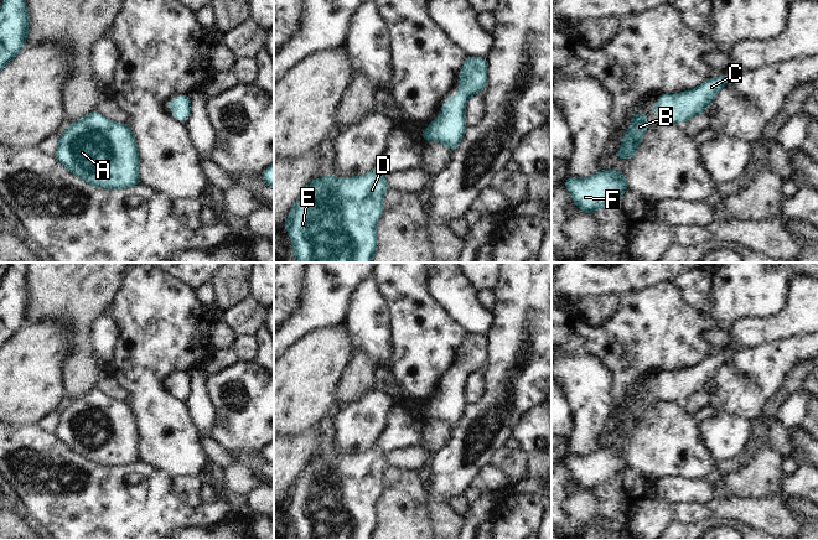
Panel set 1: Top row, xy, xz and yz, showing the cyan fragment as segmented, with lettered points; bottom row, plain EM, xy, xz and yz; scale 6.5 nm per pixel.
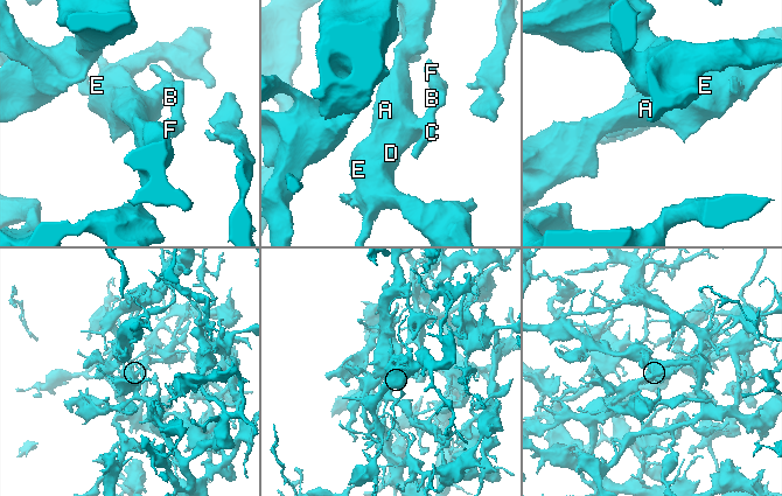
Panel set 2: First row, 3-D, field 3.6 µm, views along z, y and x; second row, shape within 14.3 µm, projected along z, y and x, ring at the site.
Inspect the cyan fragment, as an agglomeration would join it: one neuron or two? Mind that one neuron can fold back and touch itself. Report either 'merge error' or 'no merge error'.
no merge error

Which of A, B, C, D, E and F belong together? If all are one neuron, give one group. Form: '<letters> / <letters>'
A B C D E F

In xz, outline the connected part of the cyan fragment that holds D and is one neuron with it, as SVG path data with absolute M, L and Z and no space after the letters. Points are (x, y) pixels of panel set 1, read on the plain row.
M376 445L368 451L359 455L342 455L340 457L331 453L331 448L328 452L320 457L312 457L305 468L299 474L297 479L292 483L291 489L286 497L285 505L290 512L290 515L294 521L294 531L296 540L372 540L374 530L378 528L378 516L376 513L376 503L383 492L383 474L388 468L385 461L385 452L379 450Z

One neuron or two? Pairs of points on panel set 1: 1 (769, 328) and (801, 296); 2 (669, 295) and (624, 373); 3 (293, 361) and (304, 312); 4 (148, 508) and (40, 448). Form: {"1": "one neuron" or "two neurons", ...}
{"1": "one neuron", "2": "one neuron", "3": "two neurons", "4": "one neuron"}

